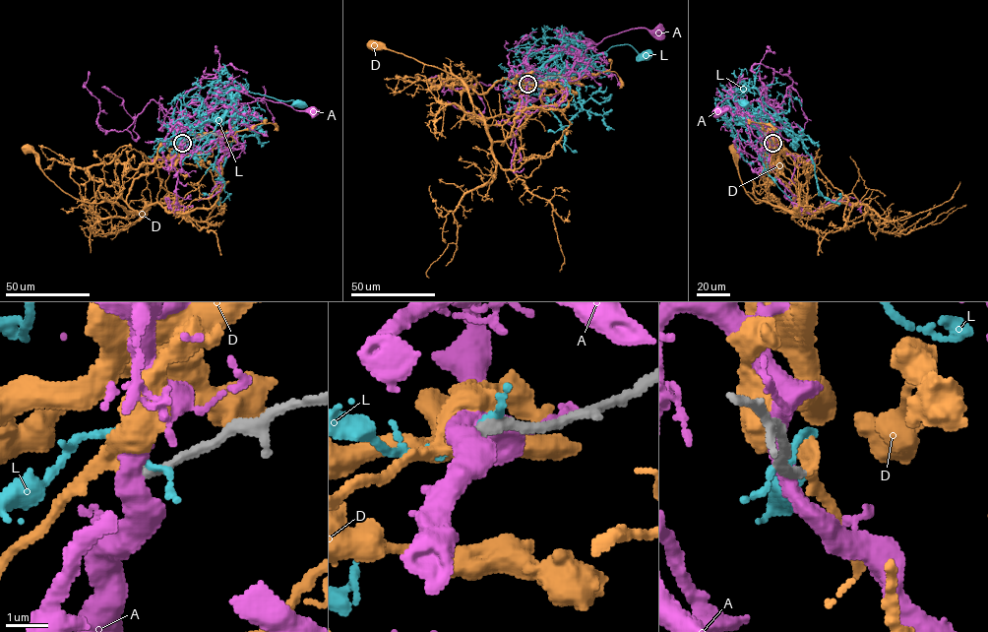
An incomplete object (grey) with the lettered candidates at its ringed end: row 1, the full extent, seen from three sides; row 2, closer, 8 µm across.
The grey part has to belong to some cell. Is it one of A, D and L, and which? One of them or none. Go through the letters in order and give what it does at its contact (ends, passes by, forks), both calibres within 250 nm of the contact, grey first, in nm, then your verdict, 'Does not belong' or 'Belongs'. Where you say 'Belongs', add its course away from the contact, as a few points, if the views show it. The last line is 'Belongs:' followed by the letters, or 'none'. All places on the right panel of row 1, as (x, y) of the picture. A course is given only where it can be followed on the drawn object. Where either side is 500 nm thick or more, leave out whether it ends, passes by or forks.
A: It passes by. Thickness 260 nm (grey) against 480 nm. Does not belong
D: It passes by. Thickness 240 nm (grey) against 240 nm. Belongs. Its course: (772, 143), (768, 158), (783, 168), (767, 163), (760, 184), (768, 201), (760, 203), (746, 193), (735, 148)
L: It passes by. Thickness 300 nm (grey) against 130 nm. Does not belong
Belongs: D

